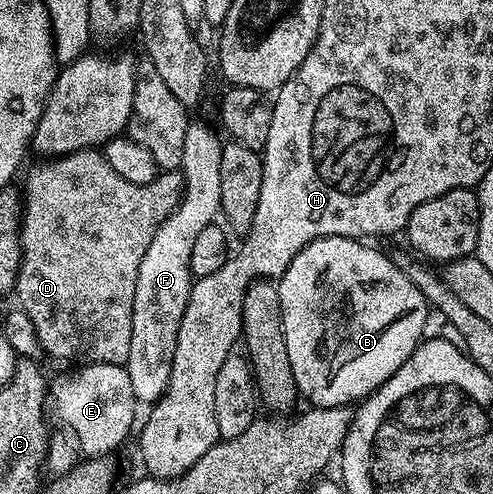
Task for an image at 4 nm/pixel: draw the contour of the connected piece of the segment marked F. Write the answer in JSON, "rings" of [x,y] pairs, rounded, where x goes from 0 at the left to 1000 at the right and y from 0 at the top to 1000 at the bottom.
{"rings":[[[398,243],[383,245],[377,291],[369,291],[365,411],[320,462],[312,486],[304,486],[304,502],[296,502],[296,518],[288,518],[288,534],[280,543],[280,575],[268,617],[264,721],[254,741],[278,812],[288,818],[312,818],[341,783],[361,668],[389,591],[394,494],[402,478],[410,478],[410,462],[432,455],[446,433],[450,279],[440,271]]]}

